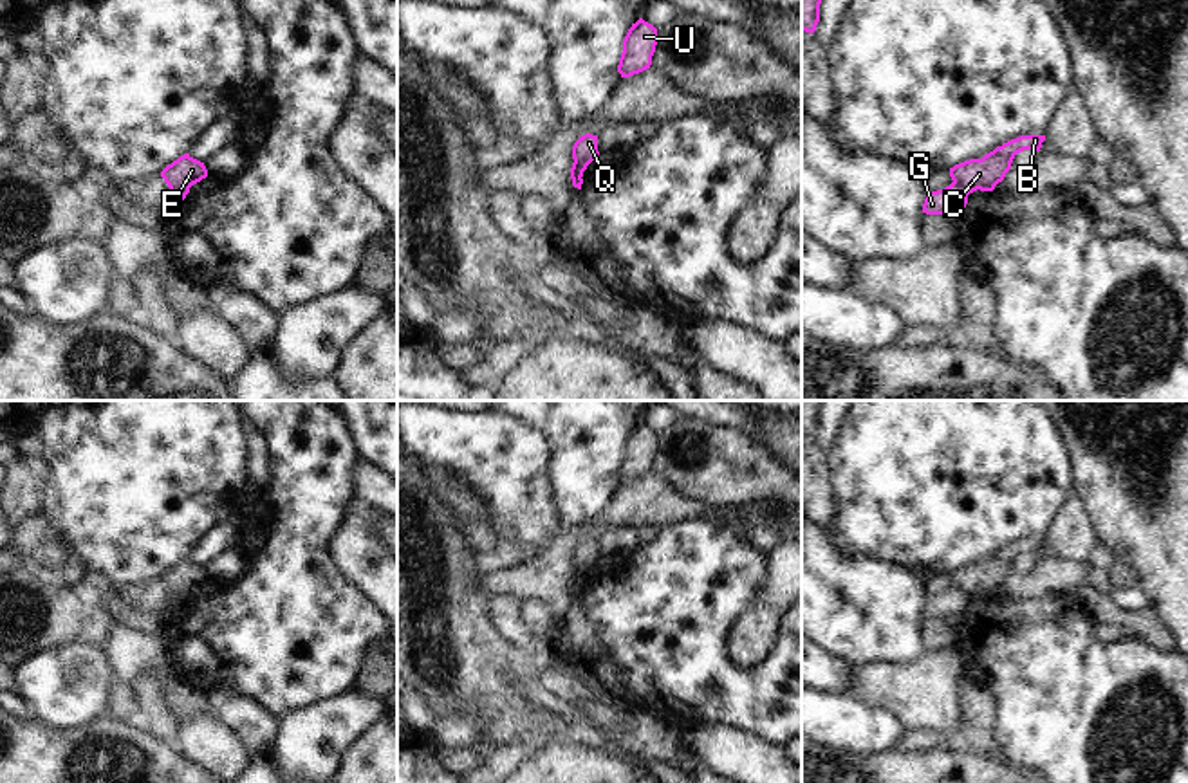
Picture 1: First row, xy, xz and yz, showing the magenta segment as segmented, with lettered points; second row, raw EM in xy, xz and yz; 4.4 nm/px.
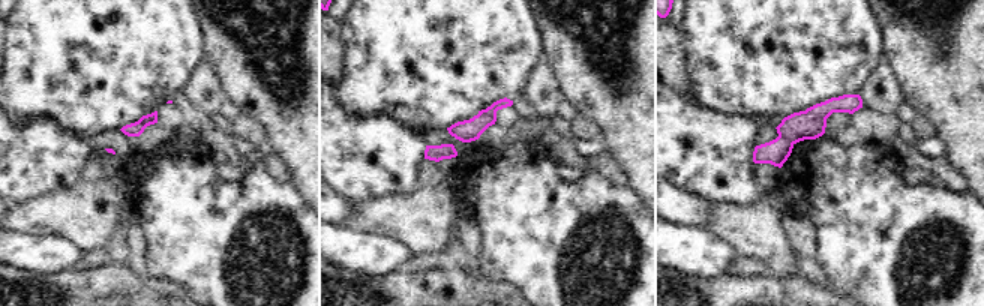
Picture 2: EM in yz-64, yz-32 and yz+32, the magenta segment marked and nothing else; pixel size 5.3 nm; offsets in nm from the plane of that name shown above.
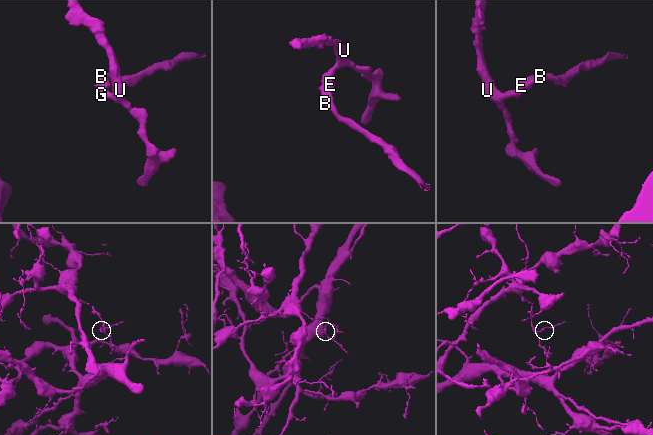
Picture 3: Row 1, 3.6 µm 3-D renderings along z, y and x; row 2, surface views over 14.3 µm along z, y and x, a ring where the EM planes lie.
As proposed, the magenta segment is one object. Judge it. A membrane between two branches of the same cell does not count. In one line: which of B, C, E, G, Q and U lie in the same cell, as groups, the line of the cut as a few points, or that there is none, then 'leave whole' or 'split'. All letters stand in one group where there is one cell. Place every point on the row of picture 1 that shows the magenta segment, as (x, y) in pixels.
groups B C E / G Q U; cut xy (170, 186), (188, 188); split

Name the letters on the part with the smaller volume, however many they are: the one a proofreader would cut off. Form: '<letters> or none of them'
B, C, E

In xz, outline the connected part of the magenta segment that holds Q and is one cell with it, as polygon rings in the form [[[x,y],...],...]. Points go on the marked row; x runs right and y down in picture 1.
[[[585,134],[572,146],[574,161],[578,161],[578,159],[594,161],[598,155],[599,155],[598,135]]]

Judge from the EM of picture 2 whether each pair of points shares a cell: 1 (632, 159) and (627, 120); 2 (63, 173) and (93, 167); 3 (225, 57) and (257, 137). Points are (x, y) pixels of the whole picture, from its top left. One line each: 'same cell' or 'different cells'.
1: same cell
2: different cells
3: different cells

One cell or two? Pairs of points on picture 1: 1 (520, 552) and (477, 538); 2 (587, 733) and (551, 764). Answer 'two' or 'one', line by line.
1: two
2: two

